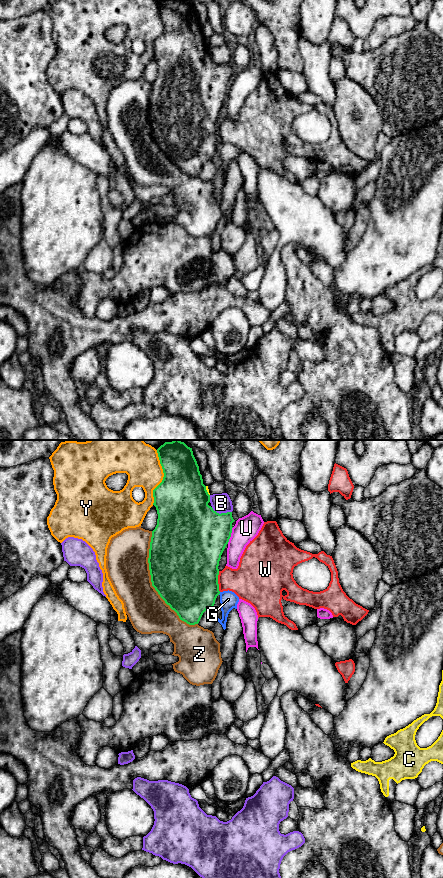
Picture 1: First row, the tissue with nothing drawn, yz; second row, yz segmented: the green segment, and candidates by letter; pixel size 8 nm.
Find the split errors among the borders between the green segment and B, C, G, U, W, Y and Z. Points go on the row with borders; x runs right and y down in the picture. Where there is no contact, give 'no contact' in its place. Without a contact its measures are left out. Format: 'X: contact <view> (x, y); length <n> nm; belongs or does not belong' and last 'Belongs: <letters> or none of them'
B: contact yz (221, 513); length 170 nm; does not belong
C: contact yz (206, 491); length 90 nm; does not belong
G: contact yz (219, 593); length 30 nm; does not belong
U: contact yz (230, 535); length 140 nm; does not belong
W: contact yz (217, 581); length 170 nm; does not belong
Y: contact yz (163, 477); length 440 nm; does not belong
Z: contact yz (152, 583); length 850 nm; does not belong
Belongs: none of them

